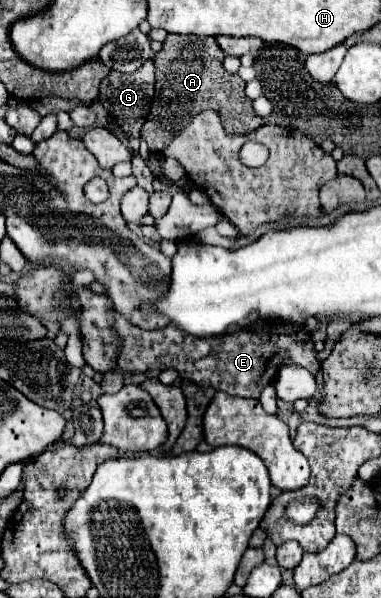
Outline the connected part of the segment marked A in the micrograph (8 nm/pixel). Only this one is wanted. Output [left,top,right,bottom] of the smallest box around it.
[141,36,263,152]

